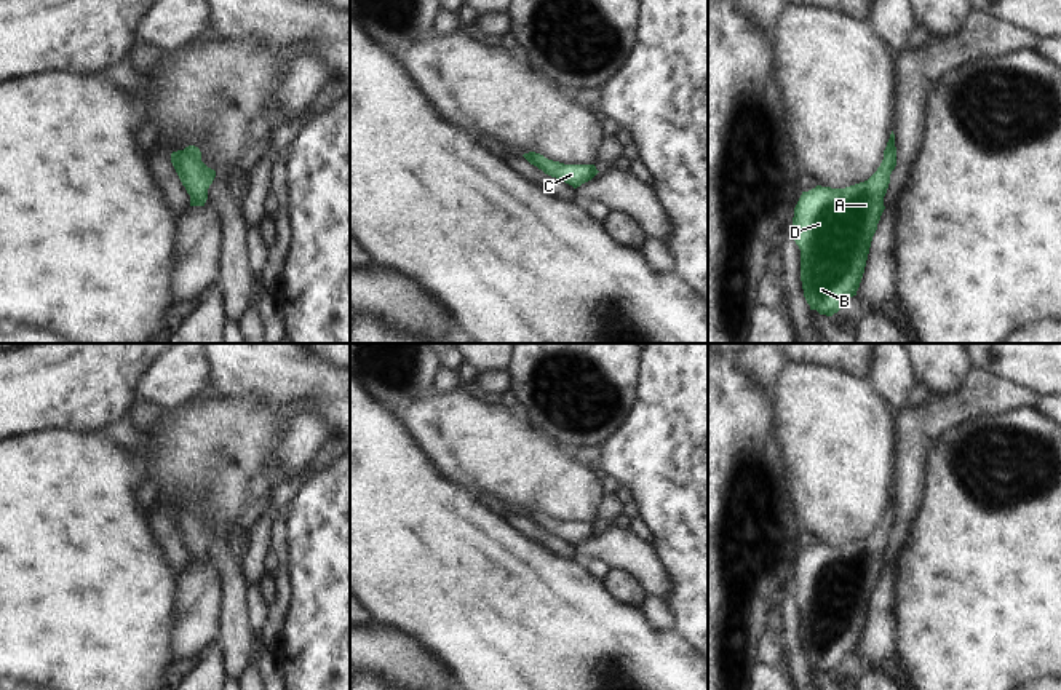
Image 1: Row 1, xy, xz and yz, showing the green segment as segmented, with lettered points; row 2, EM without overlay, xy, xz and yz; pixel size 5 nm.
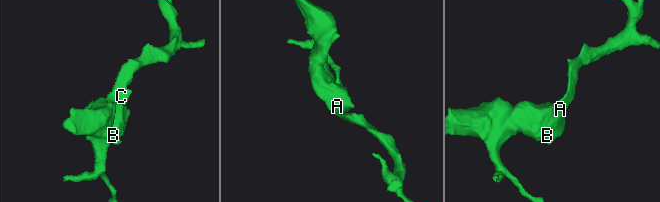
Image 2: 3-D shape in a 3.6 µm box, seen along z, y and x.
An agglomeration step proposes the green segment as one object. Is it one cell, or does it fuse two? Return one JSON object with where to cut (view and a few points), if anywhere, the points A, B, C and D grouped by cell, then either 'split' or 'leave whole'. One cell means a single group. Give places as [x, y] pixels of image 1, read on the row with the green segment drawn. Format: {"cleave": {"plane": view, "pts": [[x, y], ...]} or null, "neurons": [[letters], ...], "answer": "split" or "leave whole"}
{"cleave": null, "neurons": [["A", "B", "C", "D"]], "answer": "leave whole"}

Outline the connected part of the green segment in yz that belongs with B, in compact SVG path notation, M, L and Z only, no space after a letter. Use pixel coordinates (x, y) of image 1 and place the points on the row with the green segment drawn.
M892 131L884 160L868 180L845 188L817 185L802 192L794 208L791 235L801 249L801 281L810 310L833 316L847 299L856 295L895 166L896 147Z

